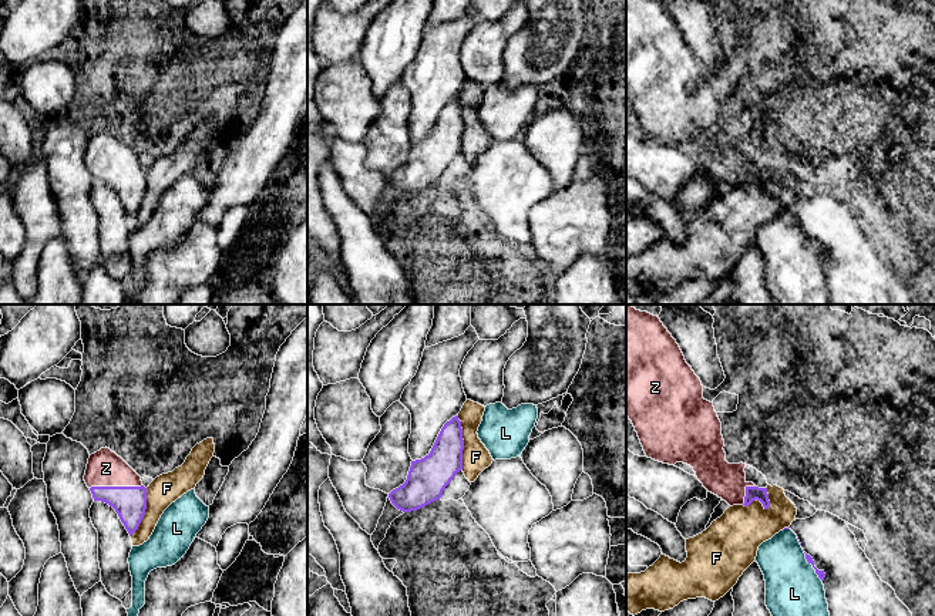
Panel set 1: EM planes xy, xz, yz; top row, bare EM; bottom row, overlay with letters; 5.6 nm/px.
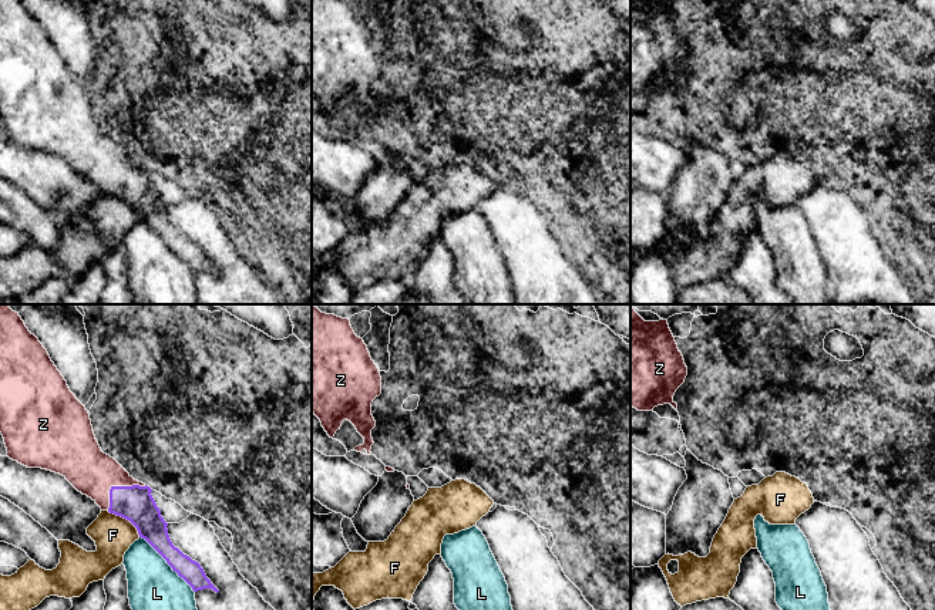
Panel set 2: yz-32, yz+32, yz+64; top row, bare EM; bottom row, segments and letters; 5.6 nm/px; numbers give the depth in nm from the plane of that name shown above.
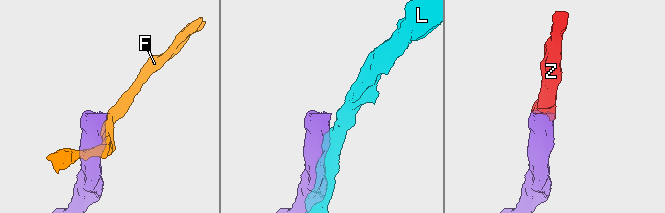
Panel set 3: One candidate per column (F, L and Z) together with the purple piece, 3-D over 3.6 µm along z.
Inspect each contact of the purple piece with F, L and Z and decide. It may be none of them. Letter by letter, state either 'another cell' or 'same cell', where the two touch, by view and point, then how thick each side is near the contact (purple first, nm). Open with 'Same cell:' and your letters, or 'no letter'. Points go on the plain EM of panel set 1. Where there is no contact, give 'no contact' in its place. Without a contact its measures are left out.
Same cell: Z
F: another cell; contact xz (463, 124); calibres 220 and 160 nm
L: another cell; contact yz (811, 245); calibres 50 and 340 nm
Z: same cell; contact xy (115, 168); calibres 190 and 200 nm

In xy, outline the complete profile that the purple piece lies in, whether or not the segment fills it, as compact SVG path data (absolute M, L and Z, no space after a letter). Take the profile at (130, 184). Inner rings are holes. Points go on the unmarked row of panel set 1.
M105 128L90 137L84 162L94 182L105 184L115 191L131 218L147 191L147 169L141 158Z

